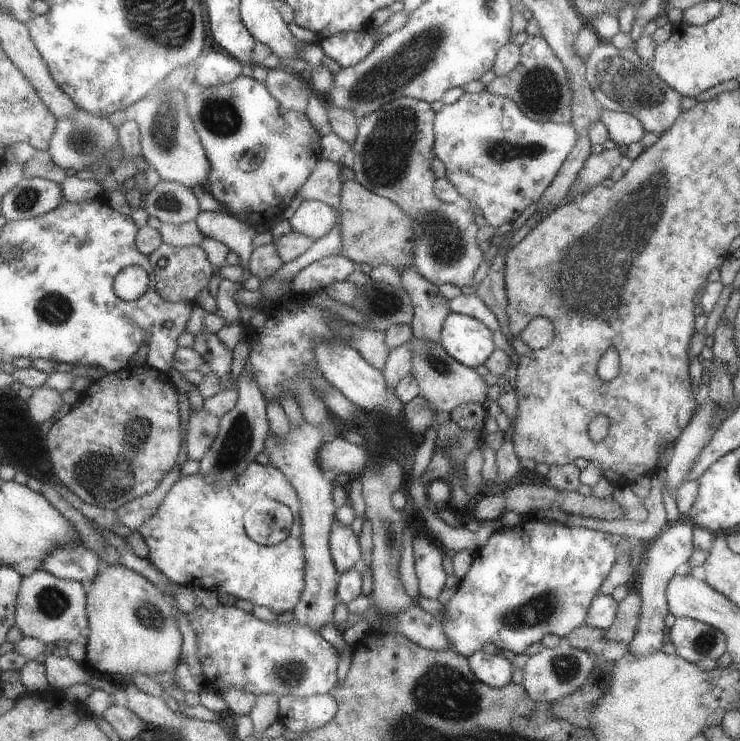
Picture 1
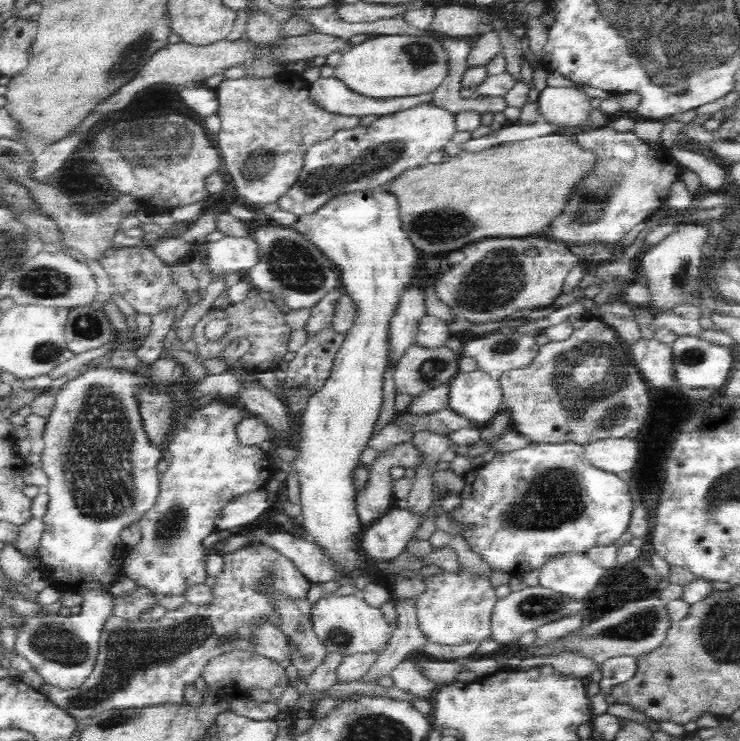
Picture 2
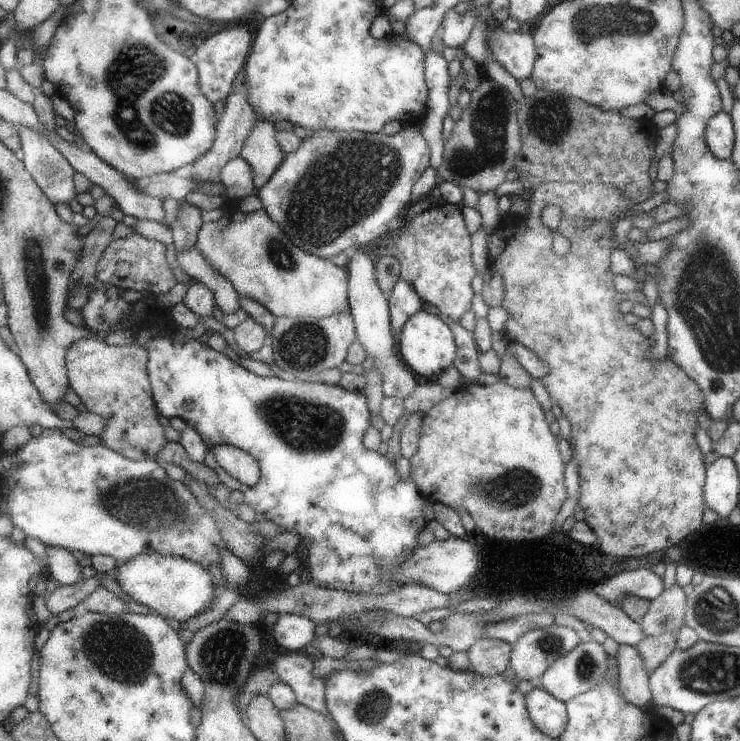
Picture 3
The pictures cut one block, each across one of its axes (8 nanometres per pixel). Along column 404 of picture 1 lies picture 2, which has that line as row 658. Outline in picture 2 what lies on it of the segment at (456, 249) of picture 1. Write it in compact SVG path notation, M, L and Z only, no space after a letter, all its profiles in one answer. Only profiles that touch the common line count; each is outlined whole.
M249 544L240 550L223 554L222 558L223 567L215 576L215 583L210 586L212 596L208 604L198 606L184 602L180 608L166 611L156 620L110 617L104 625L95 667L88 680L77 689L63 691L44 684L39 691L75 720L84 720L106 709L154 706L160 702L185 702L182 690L186 688L186 684L194 683L201 676L204 667L213 658L232 651L254 653L254 634L262 623L268 623L269 615L274 614L275 598L284 595L294 602L304 600L312 583L293 565L290 558L265 544Z

